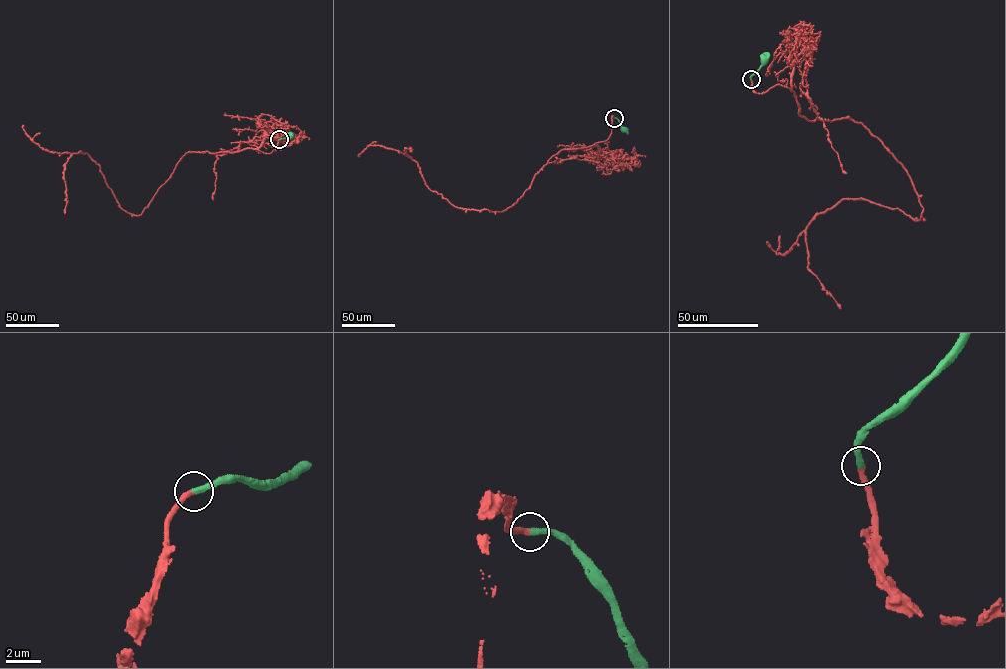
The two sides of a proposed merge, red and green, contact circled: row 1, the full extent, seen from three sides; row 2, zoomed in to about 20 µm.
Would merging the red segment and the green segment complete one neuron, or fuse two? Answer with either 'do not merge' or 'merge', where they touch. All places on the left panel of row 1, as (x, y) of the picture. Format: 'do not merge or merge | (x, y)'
merge | (279, 139)

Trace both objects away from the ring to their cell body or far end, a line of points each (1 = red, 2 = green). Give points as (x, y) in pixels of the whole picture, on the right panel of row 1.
1: (751, 79), (791, 89), (808, 121), (862, 123), (923, 208), (917, 221), (846, 198), (787, 254), (780, 235)
2: (750, 79), (763, 60)

